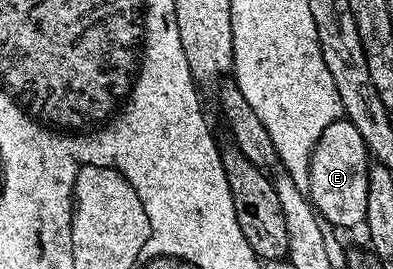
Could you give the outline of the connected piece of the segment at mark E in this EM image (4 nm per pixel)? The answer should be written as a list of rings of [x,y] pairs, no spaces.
[[[342,118],[327,126],[310,152],[305,179],[307,198],[326,225],[353,228],[364,223],[368,165],[369,149],[353,123]]]

